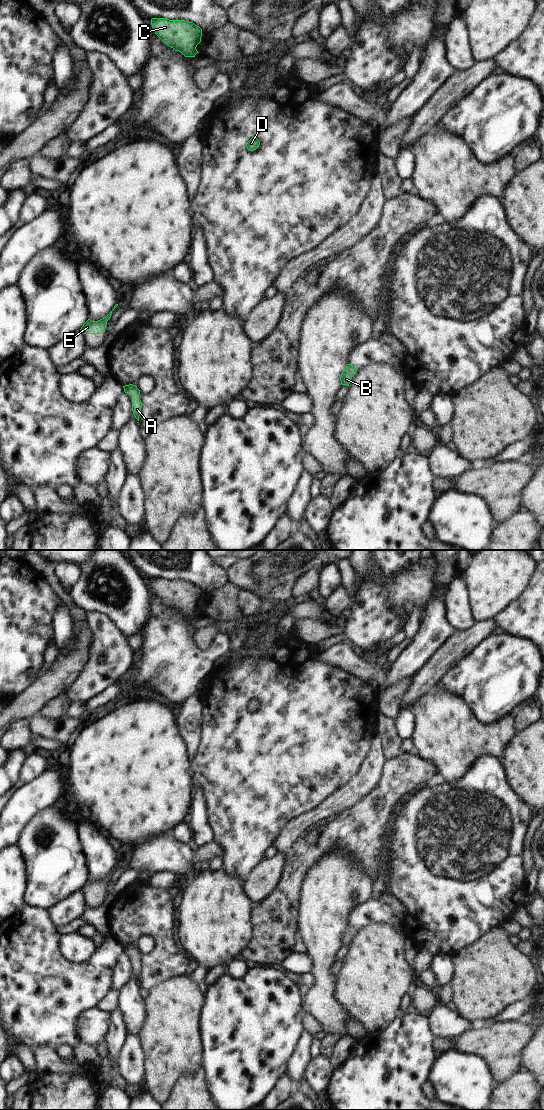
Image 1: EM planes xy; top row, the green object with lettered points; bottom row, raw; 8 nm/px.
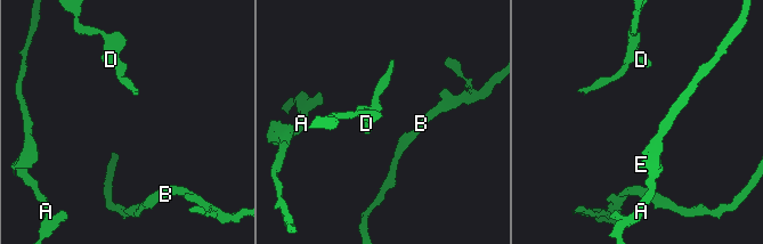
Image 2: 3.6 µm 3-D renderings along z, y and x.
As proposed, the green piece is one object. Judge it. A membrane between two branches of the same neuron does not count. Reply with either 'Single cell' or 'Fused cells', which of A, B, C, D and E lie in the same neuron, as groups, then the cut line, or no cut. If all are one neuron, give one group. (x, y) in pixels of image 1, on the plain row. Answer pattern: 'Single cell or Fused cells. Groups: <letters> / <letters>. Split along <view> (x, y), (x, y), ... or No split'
Single cell. Groups: A B C D E. No split

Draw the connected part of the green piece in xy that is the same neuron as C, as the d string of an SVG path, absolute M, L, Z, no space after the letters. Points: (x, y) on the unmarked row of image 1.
M152 578L151 585L155 594L169 607L181 612L185 617L195 617L196 609L201 602L202 589L193 582L185 580L169 580L167 578Z

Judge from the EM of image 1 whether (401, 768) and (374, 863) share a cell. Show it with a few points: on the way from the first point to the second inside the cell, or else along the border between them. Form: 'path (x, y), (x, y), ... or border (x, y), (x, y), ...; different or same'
path (387, 792), (372, 812), (372, 839); same

